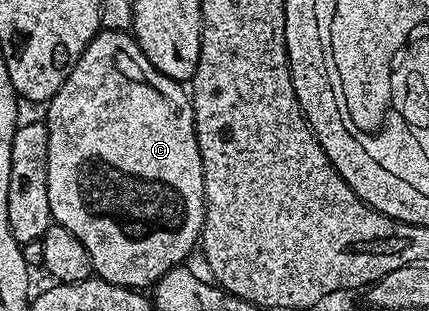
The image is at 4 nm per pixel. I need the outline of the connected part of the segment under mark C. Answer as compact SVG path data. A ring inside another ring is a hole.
M103 30L96 33L96 37L92 39L86 46L86 50L82 50L82 54L78 58L78 62L74 66L74 70L68 72L66 82L62 82L62 86L47 101L48 117L46 123L48 126L48 173L46 174L46 190L50 198L50 210L52 211L52 219L55 223L60 224L66 230L70 230L70 234L74 234L74 238L78 238L78 242L82 242L82 246L86 246L86 254L90 254L90 262L92 263L93 273L99 279L117 284L123 288L133 290L148 290L155 285L157 280L169 272L171 268L179 268L185 263L184 260L192 251L197 251L200 242L200 233L204 230L204 171L202 170L202 154L198 150L198 138L196 137L196 115L192 113L192 101L189 93L186 91L183 83L172 80L166 74L162 74L155 66L146 58L146 54L136 45L135 39L127 32L105 32Z

